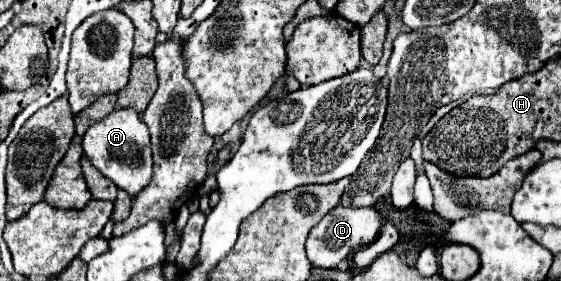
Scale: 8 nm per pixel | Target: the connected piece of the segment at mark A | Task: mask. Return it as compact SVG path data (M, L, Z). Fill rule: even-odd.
M113 110L103 120L95 122L83 136L83 152L87 160L109 180L113 180L127 194L137 196L141 188L151 180L151 146L149 146L149 130L135 110Z

